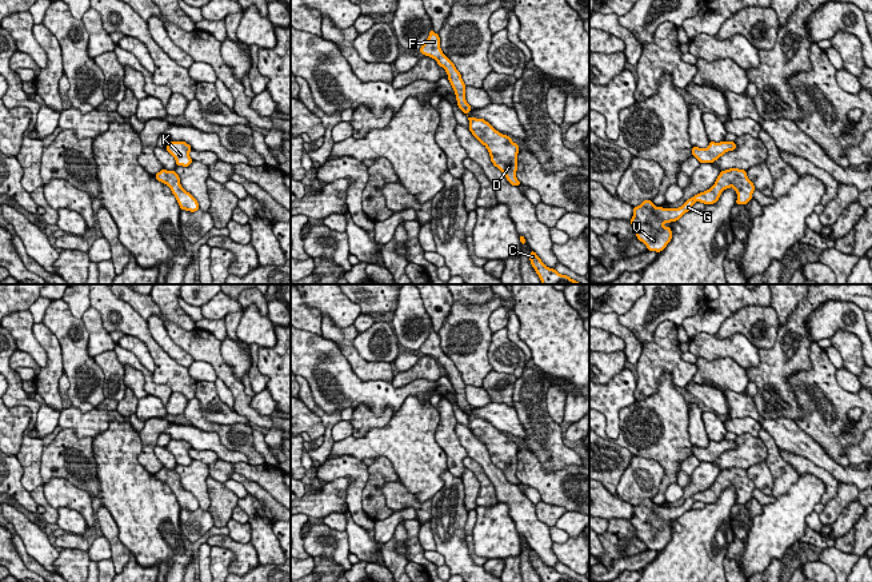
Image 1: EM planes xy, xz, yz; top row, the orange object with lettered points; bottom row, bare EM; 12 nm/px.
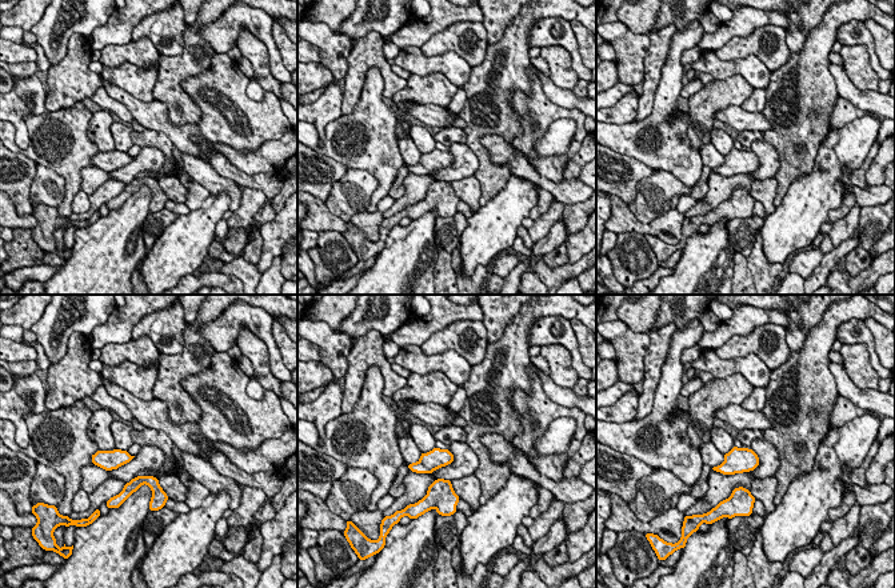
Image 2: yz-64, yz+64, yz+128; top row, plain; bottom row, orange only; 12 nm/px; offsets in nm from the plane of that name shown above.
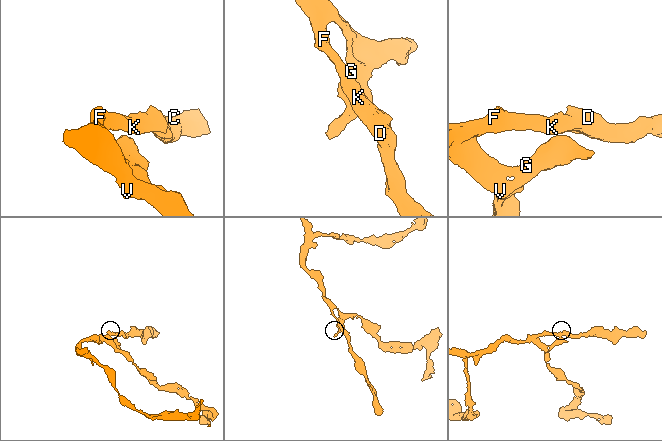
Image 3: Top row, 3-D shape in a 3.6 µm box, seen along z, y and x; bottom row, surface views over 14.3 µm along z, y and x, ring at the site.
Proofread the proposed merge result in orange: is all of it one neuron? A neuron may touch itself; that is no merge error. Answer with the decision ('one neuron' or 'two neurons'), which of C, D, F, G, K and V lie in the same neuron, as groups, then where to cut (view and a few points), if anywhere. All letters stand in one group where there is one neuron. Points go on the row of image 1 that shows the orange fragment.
one neuron; groups C D F G K V; cut none

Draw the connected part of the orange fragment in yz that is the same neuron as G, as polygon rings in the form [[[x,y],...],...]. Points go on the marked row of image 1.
[[[729,168],[720,172],[709,190],[685,200],[679,208],[656,207],[651,200],[644,200],[640,206],[632,207],[633,218],[629,223],[633,226],[637,239],[647,246],[648,251],[660,252],[672,239],[672,231],[669,227],[664,227],[664,223],[679,220],[692,210],[695,202],[705,206],[716,203],[721,192],[729,187],[733,187],[737,194],[736,204],[747,204],[752,200],[752,194],[756,190],[748,179],[747,171]]]

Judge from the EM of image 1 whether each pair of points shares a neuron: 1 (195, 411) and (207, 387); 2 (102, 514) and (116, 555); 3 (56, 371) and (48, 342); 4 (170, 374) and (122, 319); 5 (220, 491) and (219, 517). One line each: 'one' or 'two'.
1: two
2: one
3: one
4: one
5: one

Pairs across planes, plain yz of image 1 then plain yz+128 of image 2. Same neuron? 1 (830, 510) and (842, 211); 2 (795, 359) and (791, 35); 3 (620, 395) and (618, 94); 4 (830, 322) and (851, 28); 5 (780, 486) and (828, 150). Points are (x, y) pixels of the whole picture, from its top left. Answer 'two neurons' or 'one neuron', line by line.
1: two neurons
2: two neurons
3: two neurons
4: one neuron
5: two neurons

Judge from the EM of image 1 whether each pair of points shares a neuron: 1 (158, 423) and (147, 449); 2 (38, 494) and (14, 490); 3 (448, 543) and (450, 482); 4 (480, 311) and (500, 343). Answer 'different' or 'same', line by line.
1: same
2: different
3: same
4: different

